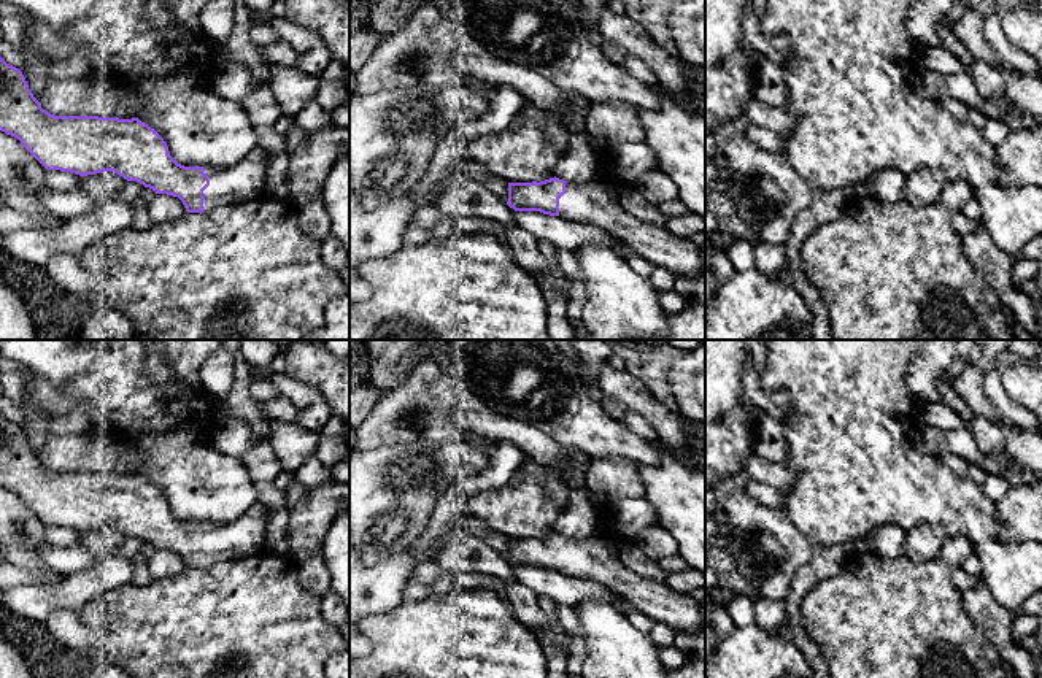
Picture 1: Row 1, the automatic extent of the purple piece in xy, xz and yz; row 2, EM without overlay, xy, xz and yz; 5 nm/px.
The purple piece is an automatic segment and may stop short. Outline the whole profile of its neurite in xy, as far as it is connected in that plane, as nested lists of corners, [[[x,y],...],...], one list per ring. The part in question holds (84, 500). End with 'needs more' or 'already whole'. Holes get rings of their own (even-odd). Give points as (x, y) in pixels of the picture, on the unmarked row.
[[[0,413],[0,486],[21,500],[46,524],[79,532],[114,527],[137,537],[156,549],[178,553],[187,568],[210,567],[219,561],[240,559],[265,549],[265,529],[270,516],[260,500],[227,524],[184,522],[168,507],[164,494],[138,473],[54,472],[33,453],[22,427]]] | needs more

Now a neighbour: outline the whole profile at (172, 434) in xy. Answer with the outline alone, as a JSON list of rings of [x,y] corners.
[[[86,340],[102,352],[84,373],[56,387],[44,376],[29,370],[25,386],[38,408],[51,418],[68,414],[86,400],[95,413],[94,426],[113,432],[132,445],[143,465],[138,475],[154,484],[167,499],[170,511],[184,522],[227,524],[248,513],[259,500],[246,465],[214,449],[210,430],[216,400],[200,386],[200,368],[224,340],[164,340],[162,351],[183,394],[175,397],[168,386],[156,384],[146,375],[149,340]]]

